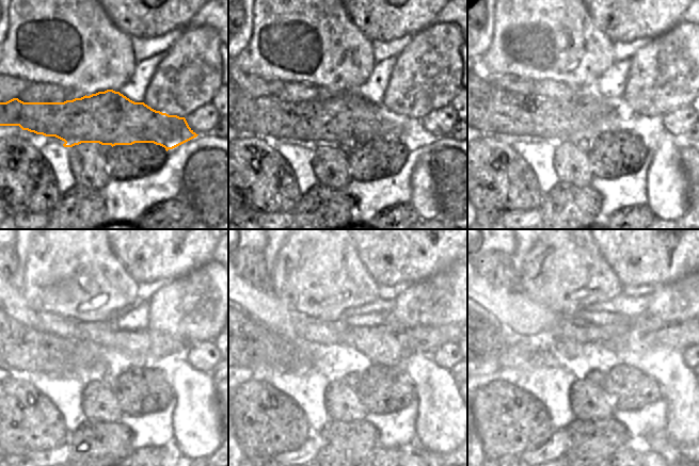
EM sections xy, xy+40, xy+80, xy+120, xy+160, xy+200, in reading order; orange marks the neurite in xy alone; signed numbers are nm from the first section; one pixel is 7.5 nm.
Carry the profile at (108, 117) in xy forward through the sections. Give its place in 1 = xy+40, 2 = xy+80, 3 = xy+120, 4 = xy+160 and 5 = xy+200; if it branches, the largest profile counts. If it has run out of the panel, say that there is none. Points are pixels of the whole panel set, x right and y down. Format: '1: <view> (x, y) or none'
1: xy+40 (346, 118)
2: xy+80 (489, 109)
3: xy+120 (11, 346)
4: xy+160 (250, 344)
5: xy+200 (489, 346)

